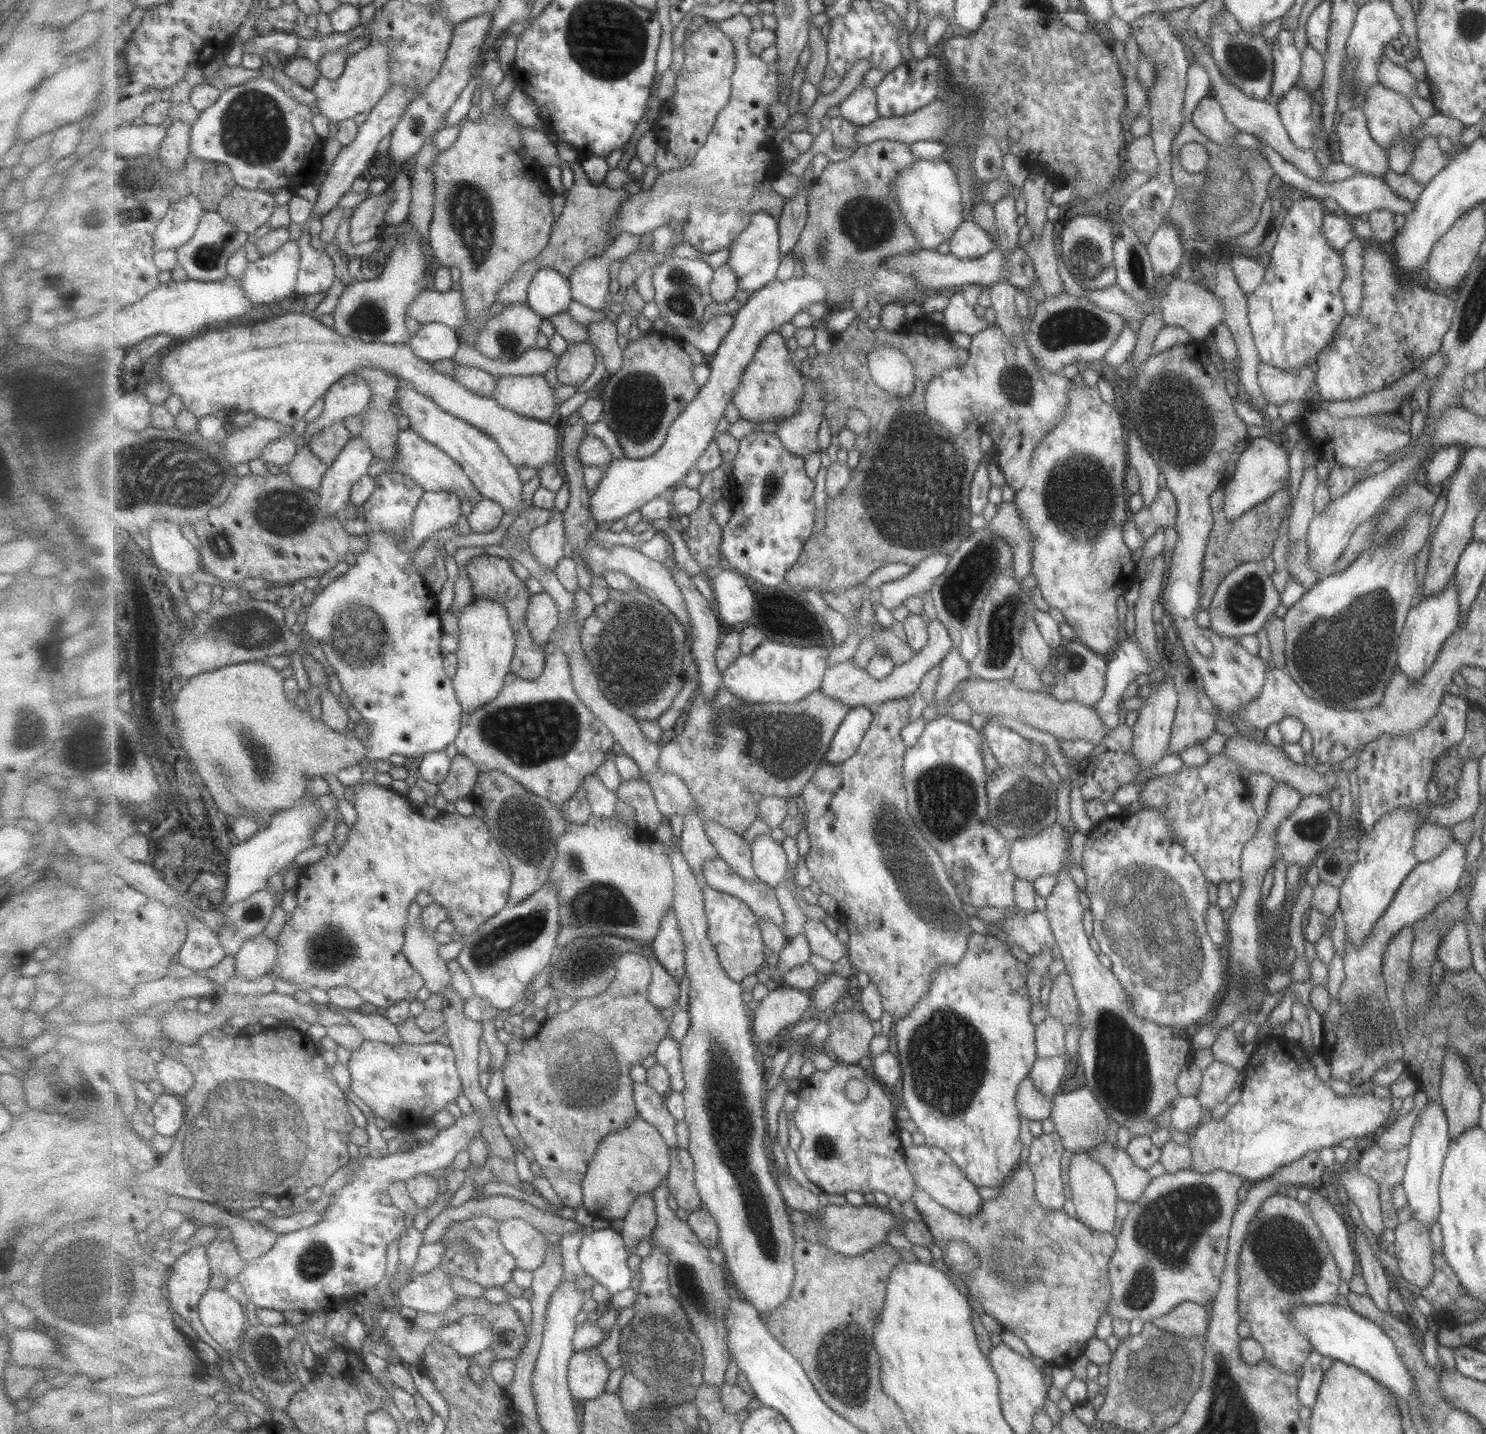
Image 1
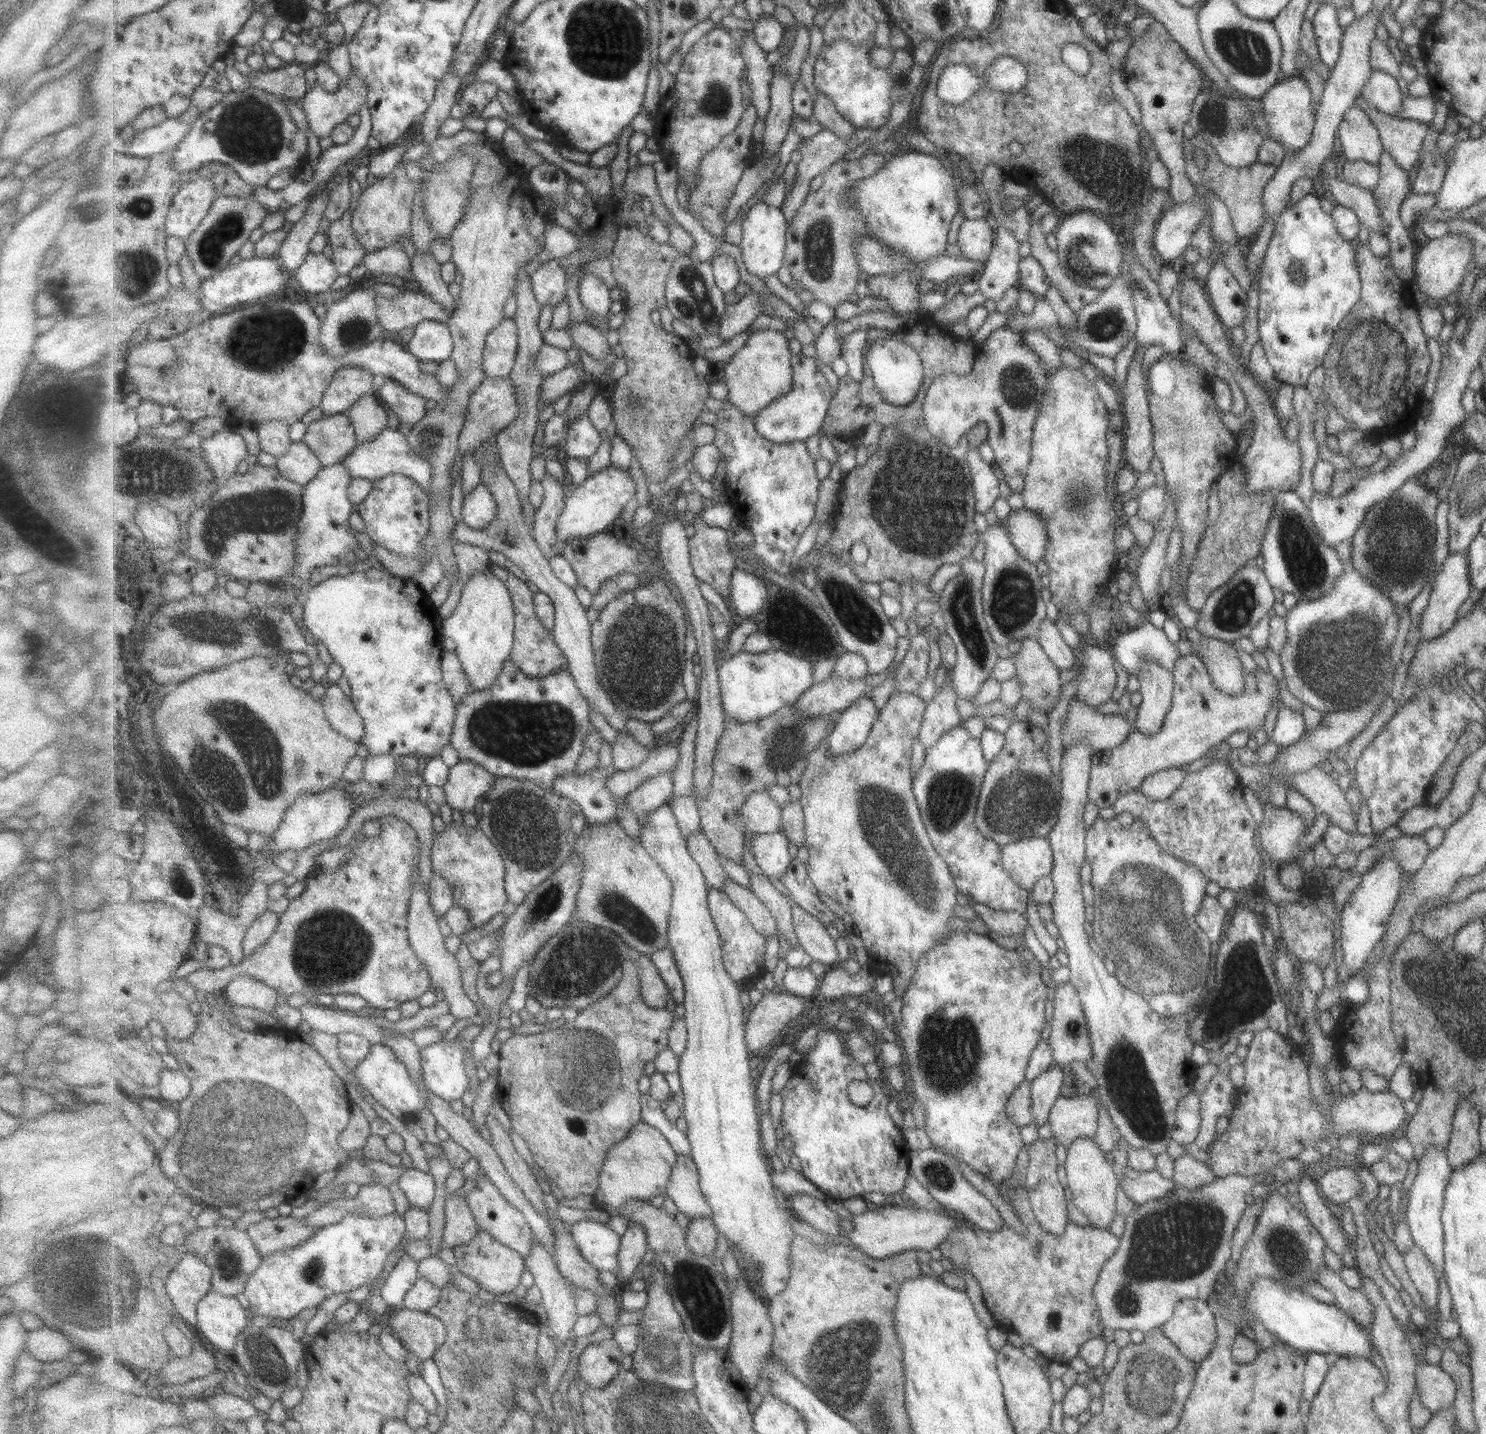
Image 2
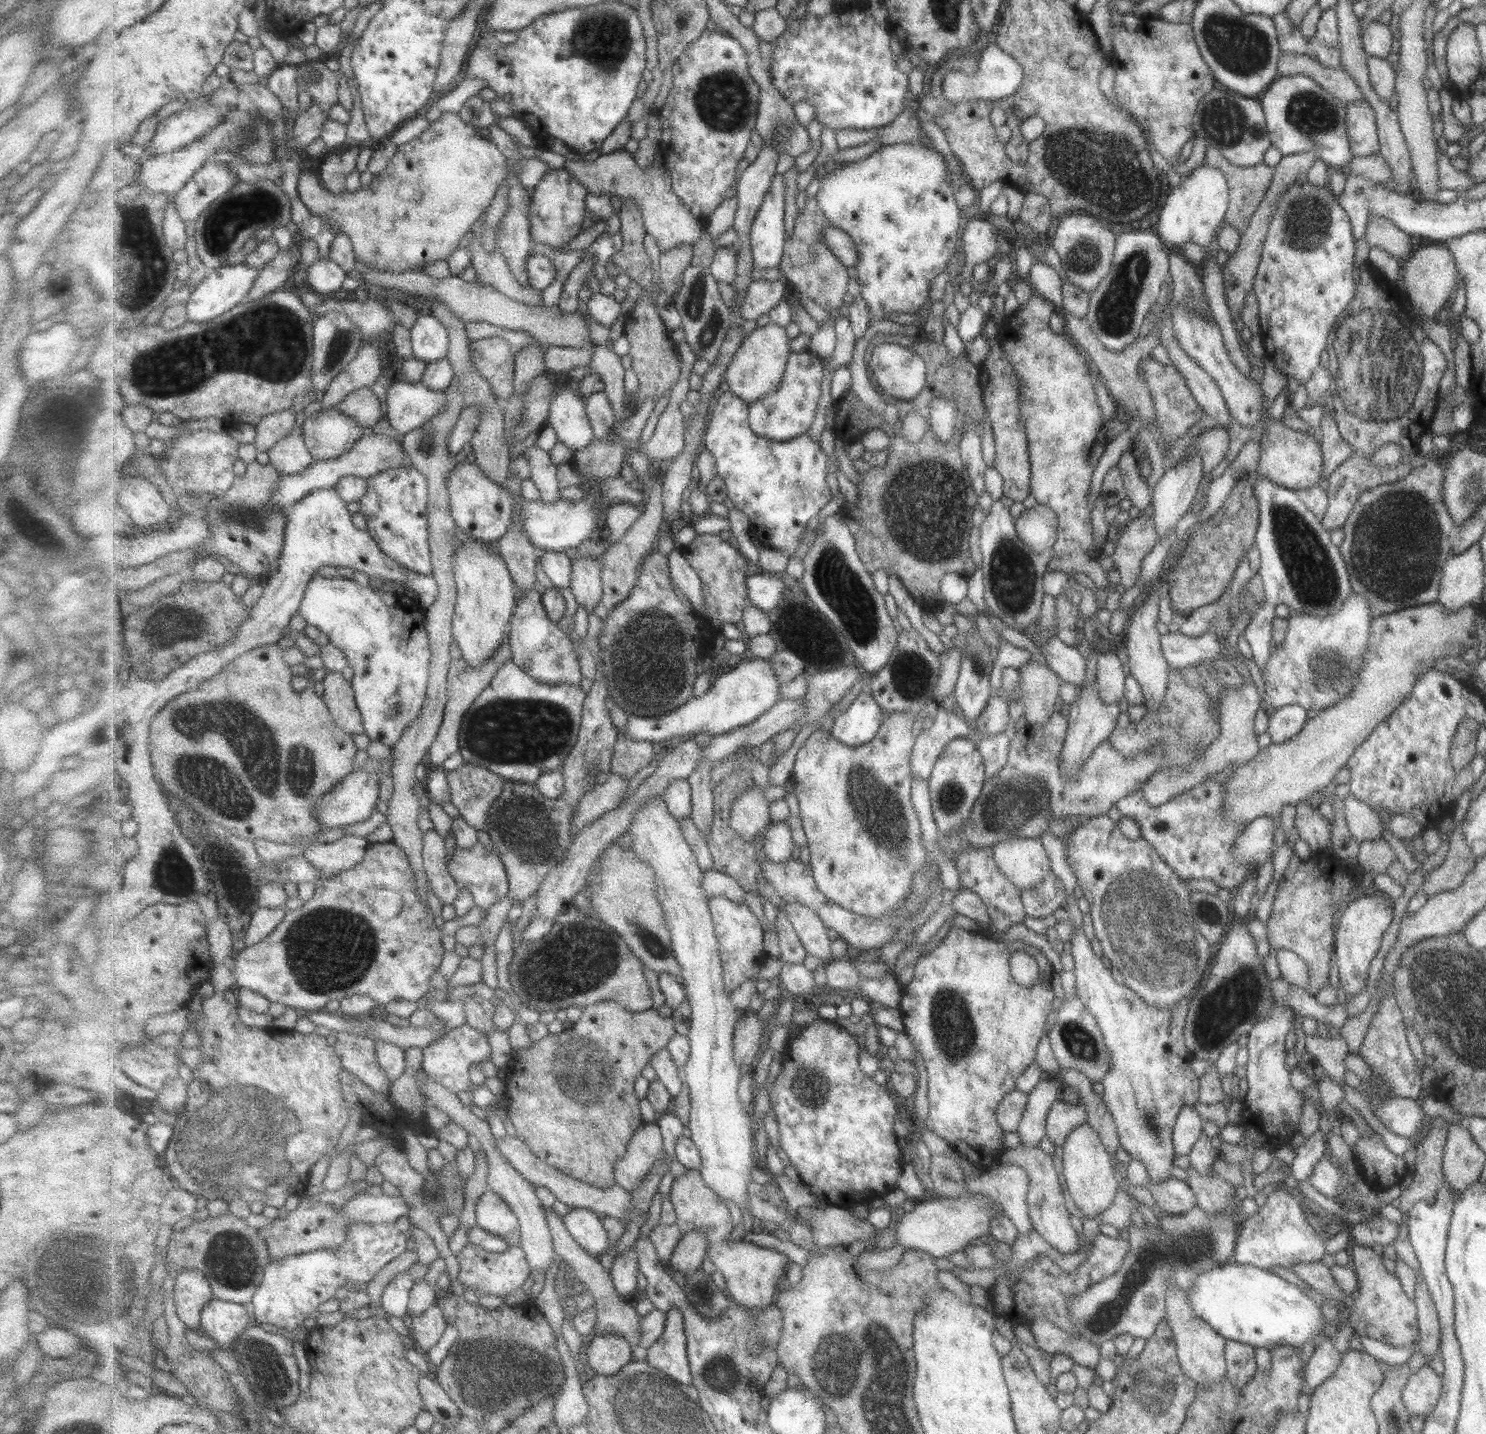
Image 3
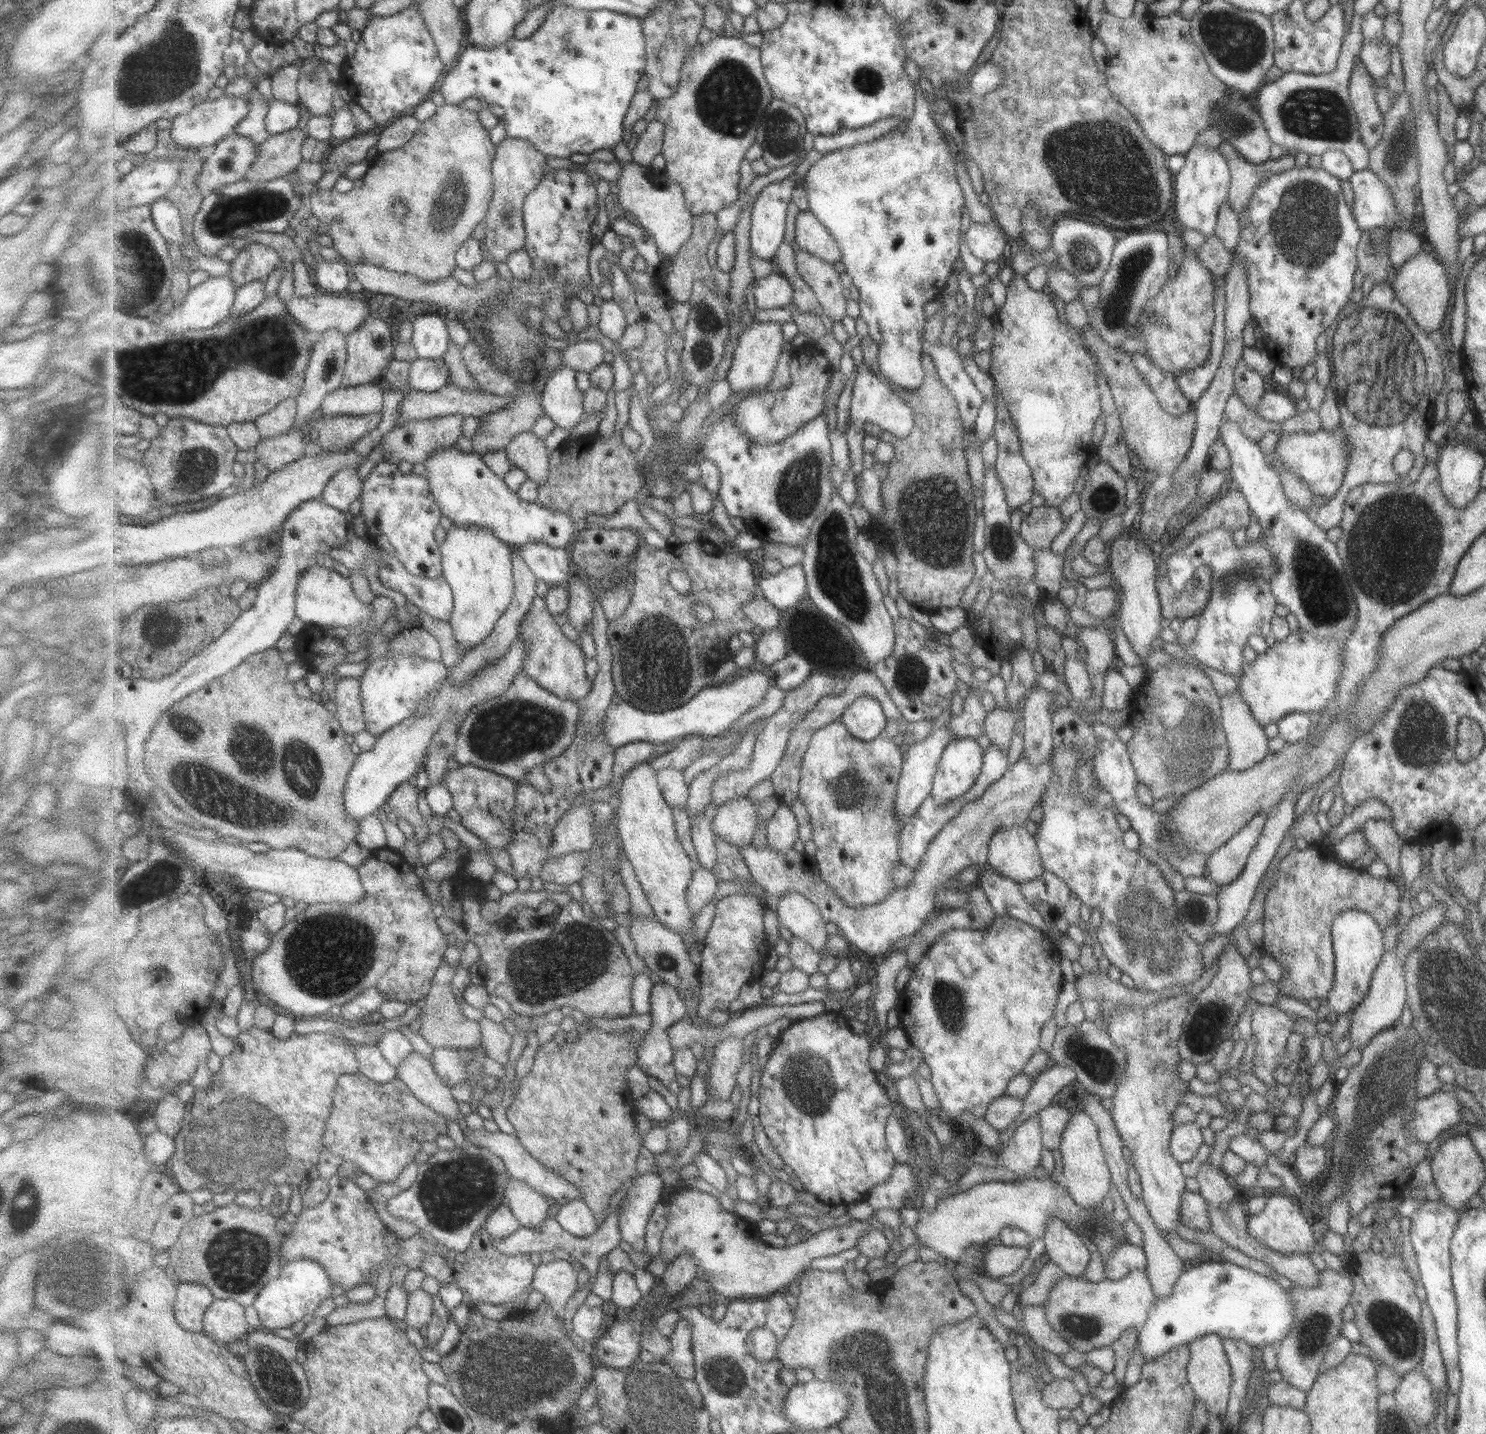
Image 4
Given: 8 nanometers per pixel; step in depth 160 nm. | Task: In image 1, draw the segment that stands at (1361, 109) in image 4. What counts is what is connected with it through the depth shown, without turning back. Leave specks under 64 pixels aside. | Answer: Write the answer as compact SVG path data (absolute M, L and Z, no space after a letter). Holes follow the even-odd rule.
M1359 106L1341 113L1335 126L1341 162L1363 175L1382 177L1388 169L1388 155L1369 136Z

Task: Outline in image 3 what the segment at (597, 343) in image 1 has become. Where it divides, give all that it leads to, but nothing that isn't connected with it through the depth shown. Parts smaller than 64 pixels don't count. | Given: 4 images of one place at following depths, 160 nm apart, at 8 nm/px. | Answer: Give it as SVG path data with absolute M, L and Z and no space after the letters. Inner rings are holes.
M388 271L367 272L364 274L362 283L364 285L372 284L384 288L397 288L401 292L407 292L410 295L419 295L419 300L441 301L447 305L455 317L461 319L463 323L485 322L491 325L499 326L505 330L528 332L532 338L535 338L545 346L560 346L567 348L593 347L591 334L587 320L580 313L567 313L561 311L559 307L545 308L543 305L533 307L505 296L497 292L491 286L483 286L467 282L459 276L449 275L446 278L437 280L429 274L417 271L408 271L403 273L391 273Z

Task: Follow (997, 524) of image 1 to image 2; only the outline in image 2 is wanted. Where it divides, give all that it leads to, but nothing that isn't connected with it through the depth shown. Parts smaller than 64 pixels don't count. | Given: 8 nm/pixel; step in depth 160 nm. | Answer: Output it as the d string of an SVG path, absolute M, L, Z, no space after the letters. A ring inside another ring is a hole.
M1025 508L1011 509L1002 525L1007 526L1010 541L1020 556L1033 564L1039 562L1048 543L1043 519Z

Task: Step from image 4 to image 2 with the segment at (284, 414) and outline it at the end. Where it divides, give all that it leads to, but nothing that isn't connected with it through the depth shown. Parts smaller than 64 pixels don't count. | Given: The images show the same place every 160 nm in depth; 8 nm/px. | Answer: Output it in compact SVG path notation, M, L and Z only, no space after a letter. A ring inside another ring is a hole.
M272 420L254 427L258 433L260 450L267 454L272 454L279 458L293 444L291 438L289 438L289 428L291 426L282 420Z

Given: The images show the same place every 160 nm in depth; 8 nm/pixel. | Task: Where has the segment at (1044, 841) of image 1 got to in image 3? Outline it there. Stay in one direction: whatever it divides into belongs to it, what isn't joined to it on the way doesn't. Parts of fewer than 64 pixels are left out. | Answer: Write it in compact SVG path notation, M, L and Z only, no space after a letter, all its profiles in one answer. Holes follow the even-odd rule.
M1039 837L1005 839L992 849L997 867L1020 890L1035 886L1050 872Z

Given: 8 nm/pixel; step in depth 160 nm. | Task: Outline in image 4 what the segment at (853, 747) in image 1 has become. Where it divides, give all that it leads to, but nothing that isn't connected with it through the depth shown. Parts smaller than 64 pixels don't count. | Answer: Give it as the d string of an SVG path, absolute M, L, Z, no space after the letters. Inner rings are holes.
M860 696L842 716L845 728L851 736L863 741L875 741L884 734L887 718L880 700L872 696Z

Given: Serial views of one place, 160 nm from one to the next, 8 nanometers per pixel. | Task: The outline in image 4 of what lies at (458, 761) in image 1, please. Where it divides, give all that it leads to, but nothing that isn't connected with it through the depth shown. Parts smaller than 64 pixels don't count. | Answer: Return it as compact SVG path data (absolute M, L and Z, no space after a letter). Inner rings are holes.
M460 765L455 770L449 770L443 784L451 792L454 810L460 815L461 824L476 834L484 835L489 850L505 848L514 842L514 836L516 835L514 831L514 816L517 785L511 777L502 776L500 773L472 765Z

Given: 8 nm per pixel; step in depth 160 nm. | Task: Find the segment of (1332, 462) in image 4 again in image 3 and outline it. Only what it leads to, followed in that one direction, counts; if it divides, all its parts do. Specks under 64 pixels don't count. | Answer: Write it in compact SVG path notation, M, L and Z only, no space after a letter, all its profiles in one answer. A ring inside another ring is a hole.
M1279 420L1269 421L1260 438L1259 461L1257 461L1257 477L1265 477L1273 484L1293 489L1294 491L1314 488L1320 482L1322 454L1320 444L1314 435L1305 434L1287 428Z

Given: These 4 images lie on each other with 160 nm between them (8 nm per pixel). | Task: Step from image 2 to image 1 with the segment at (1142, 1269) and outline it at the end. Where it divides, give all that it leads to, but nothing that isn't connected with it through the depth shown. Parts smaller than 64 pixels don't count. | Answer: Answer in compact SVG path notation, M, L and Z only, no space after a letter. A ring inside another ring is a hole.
M1191 1169L1165 1172L1151 1178L1141 1197L1131 1203L1126 1218L1121 1222L1116 1246L1107 1264L1107 1314L1112 1319L1129 1322L1138 1318L1144 1323L1167 1314L1180 1302L1208 1306L1219 1285L1233 1214L1240 1204L1237 1190L1244 1182L1244 1178L1225 1171L1196 1173Z

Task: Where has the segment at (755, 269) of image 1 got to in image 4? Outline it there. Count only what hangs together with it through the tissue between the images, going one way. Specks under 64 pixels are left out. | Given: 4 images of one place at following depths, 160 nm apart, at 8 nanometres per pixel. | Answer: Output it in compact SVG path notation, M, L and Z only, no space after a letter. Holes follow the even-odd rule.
M793 174L781 182L767 185L752 206L751 248L753 254L759 256L763 261L772 261L781 244L784 244L787 212L789 212L789 204L791 204L791 194L797 187L797 183L796 175Z

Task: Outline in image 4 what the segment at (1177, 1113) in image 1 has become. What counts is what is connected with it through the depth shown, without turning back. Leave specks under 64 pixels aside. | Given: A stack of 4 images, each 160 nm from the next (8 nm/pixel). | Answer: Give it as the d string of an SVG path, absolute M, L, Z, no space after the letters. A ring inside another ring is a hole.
M1189 1122L1178 1125L1175 1123L1170 1134L1168 1149L1171 1156L1181 1164L1191 1160L1201 1143L1202 1136L1197 1124Z

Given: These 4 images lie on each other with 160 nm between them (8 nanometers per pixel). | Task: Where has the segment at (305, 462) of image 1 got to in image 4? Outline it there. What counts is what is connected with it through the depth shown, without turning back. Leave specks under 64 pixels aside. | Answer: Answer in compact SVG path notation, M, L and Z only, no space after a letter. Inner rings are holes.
M300 428L279 436L262 438L255 447L257 458L270 471L276 471L305 456L305 441Z

